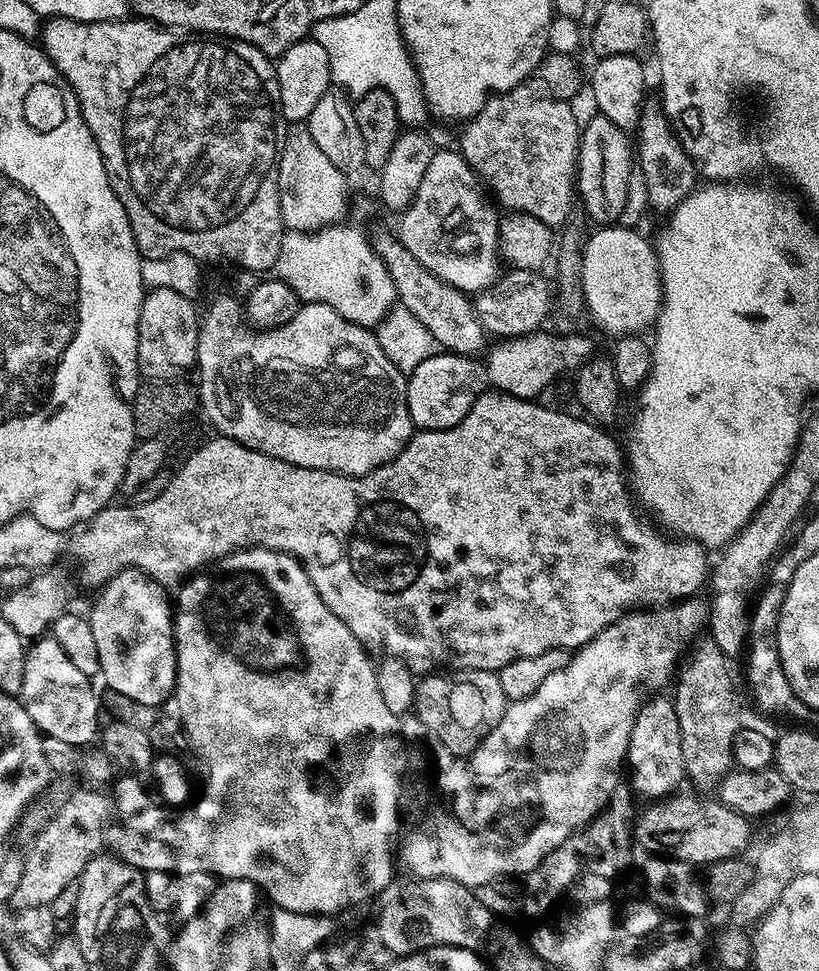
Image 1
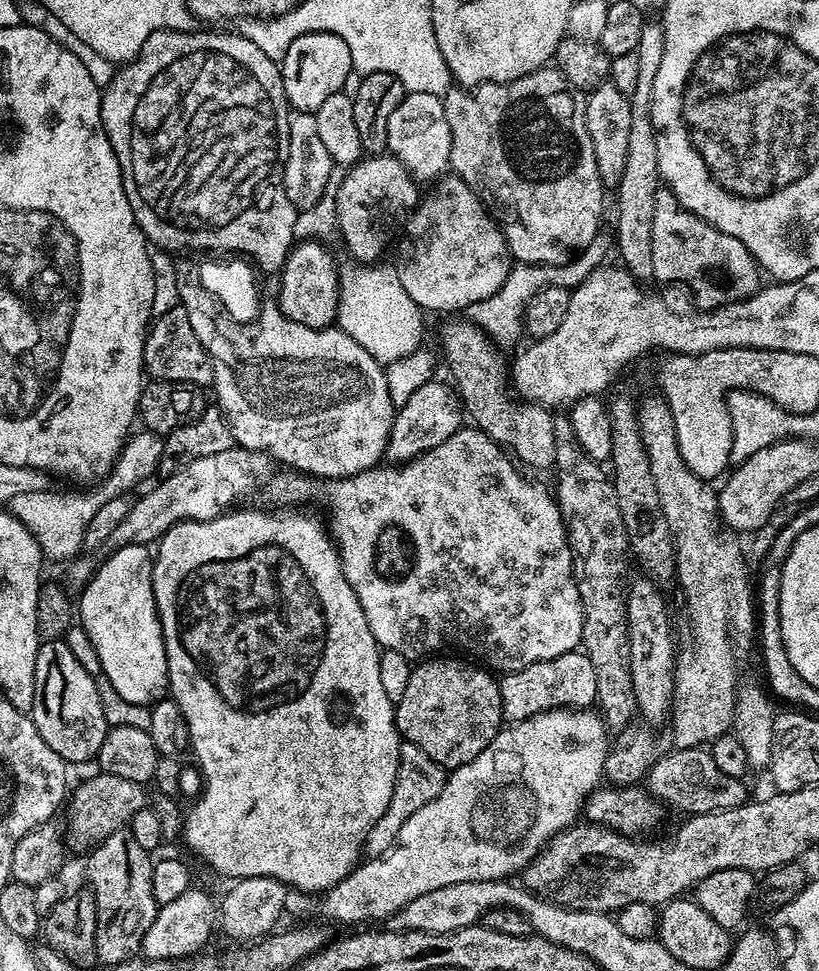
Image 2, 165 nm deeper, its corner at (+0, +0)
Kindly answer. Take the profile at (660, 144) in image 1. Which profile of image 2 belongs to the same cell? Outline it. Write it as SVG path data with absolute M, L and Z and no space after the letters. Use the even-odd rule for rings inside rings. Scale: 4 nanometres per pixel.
M667 186L657 187L652 231L652 275L668 284L685 284L692 292L704 292L708 300L735 306L755 296L761 287L761 269L738 238L718 230L678 202Z

